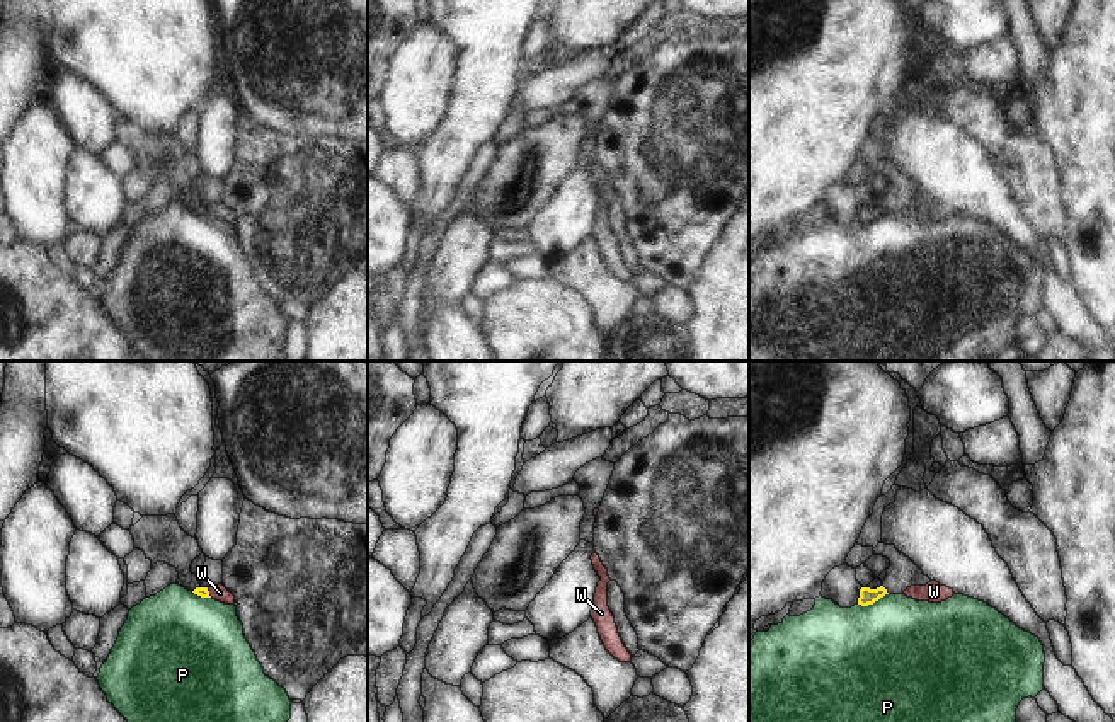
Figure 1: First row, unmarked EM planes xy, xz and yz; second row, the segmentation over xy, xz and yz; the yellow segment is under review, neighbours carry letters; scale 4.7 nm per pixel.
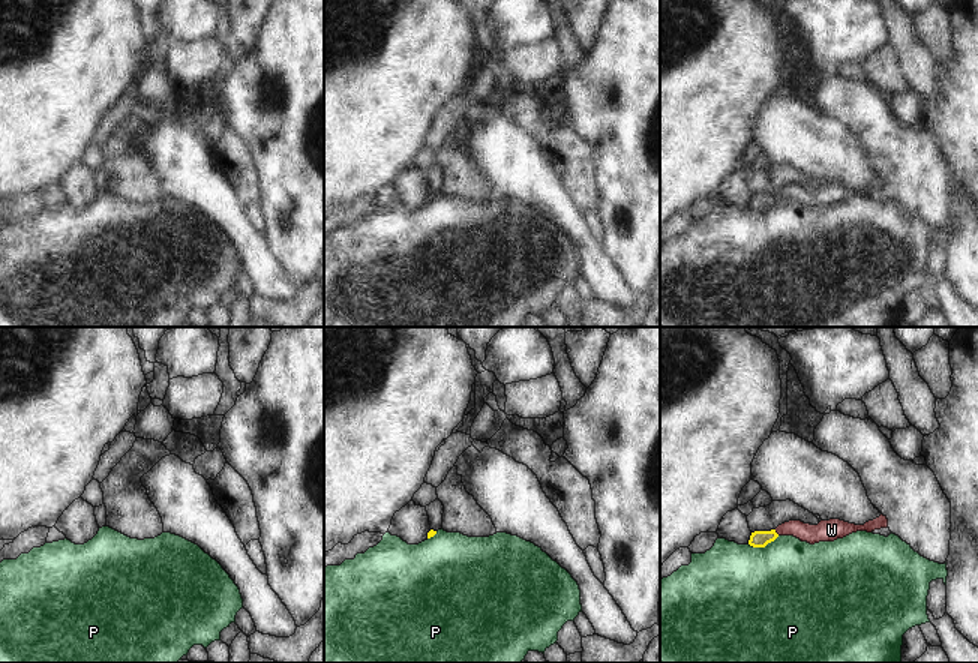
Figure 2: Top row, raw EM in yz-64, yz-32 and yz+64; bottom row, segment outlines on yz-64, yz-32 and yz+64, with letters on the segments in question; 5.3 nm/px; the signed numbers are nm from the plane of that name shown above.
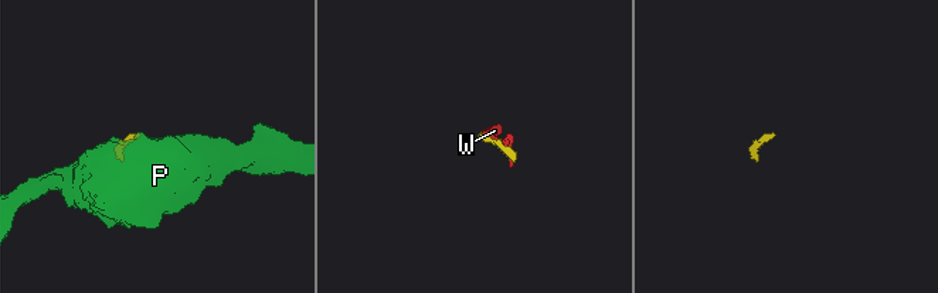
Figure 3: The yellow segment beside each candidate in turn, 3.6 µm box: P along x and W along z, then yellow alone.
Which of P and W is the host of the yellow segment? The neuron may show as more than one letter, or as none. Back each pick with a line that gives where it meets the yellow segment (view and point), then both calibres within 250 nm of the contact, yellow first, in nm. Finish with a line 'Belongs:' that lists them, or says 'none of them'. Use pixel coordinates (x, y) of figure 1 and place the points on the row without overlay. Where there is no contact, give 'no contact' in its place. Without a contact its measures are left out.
Belongs: none of them

